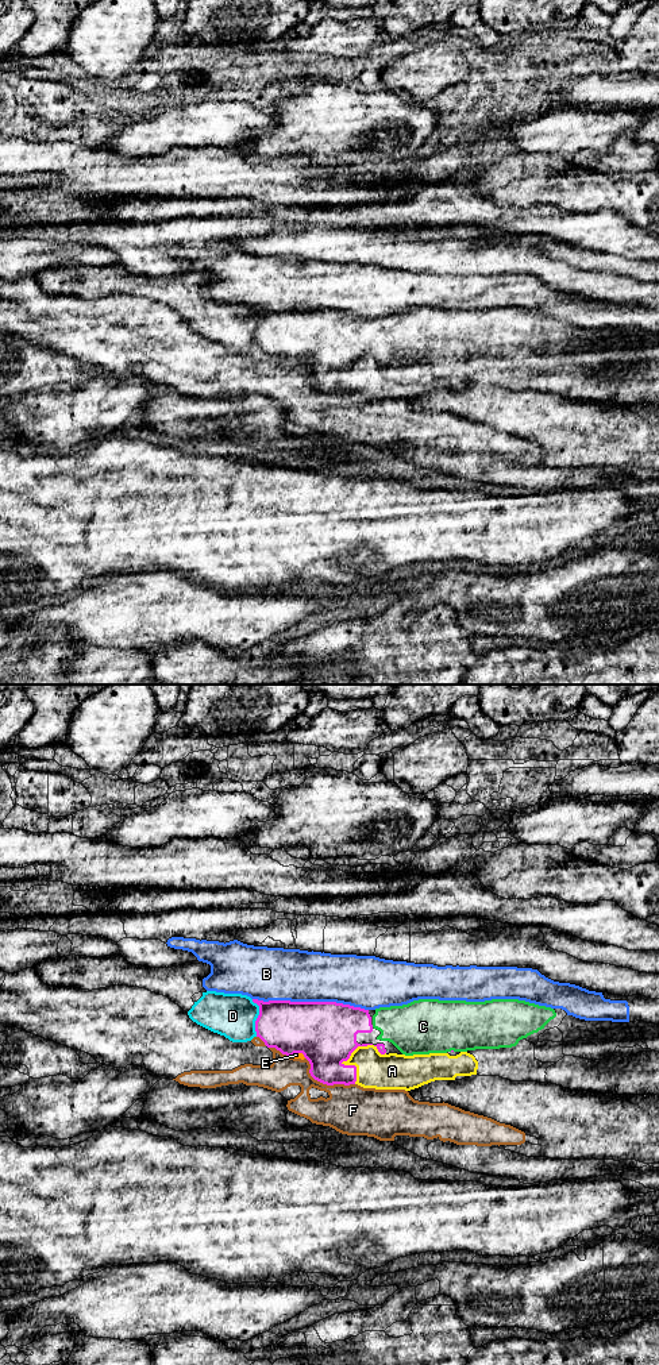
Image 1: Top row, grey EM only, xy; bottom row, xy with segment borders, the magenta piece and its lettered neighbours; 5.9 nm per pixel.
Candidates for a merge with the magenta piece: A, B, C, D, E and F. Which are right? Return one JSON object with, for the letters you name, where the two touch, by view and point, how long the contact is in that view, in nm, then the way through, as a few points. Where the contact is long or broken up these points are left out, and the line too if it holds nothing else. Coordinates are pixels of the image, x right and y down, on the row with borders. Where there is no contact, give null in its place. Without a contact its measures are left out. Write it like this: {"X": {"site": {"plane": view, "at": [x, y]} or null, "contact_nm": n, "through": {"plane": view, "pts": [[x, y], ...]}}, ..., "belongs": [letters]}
{"A": {"site": {"plane": "xy", "at": [362, 1045]}, "contact_nm": 280}, "belongs": ["A"]}

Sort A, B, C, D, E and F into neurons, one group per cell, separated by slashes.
A / B / C / D E / F

